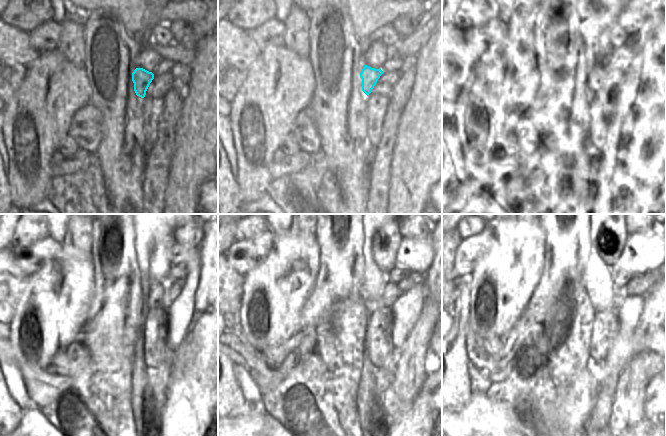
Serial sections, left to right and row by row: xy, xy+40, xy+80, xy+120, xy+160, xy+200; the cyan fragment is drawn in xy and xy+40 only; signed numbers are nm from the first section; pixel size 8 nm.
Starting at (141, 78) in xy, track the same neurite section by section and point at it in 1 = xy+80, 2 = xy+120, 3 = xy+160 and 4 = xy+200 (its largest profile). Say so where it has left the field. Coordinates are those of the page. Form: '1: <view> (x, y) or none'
1: xy+80 (596, 72)
2: xy+120 (153, 296)
3: xy+160 (391, 293)
4: xy+200 (620, 294)

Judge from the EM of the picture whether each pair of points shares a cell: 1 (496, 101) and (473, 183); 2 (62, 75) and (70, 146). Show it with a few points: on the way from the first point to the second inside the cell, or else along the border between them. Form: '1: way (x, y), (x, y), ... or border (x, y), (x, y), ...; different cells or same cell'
1: way (490, 121), (489, 131), (479, 141), (476, 163); same cell
2: border (67, 135), (57, 149); different cells

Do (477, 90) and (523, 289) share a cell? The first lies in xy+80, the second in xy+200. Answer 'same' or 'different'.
same

